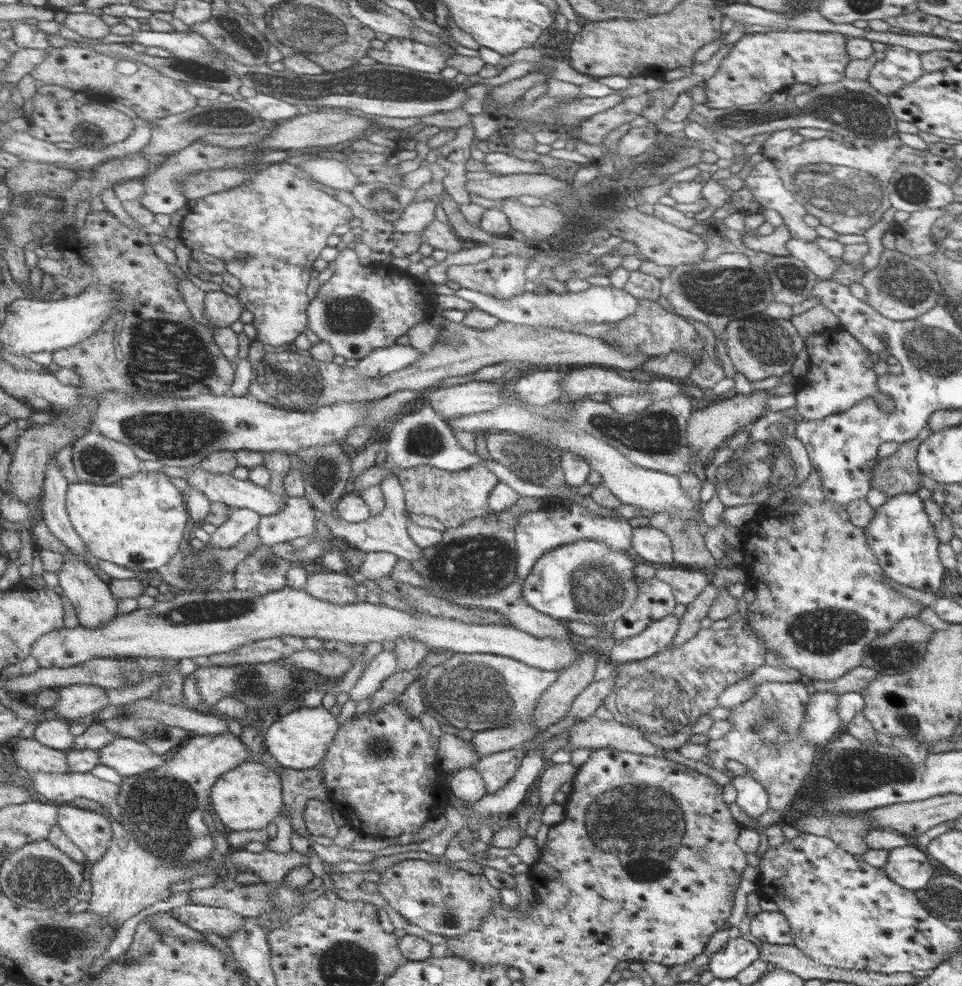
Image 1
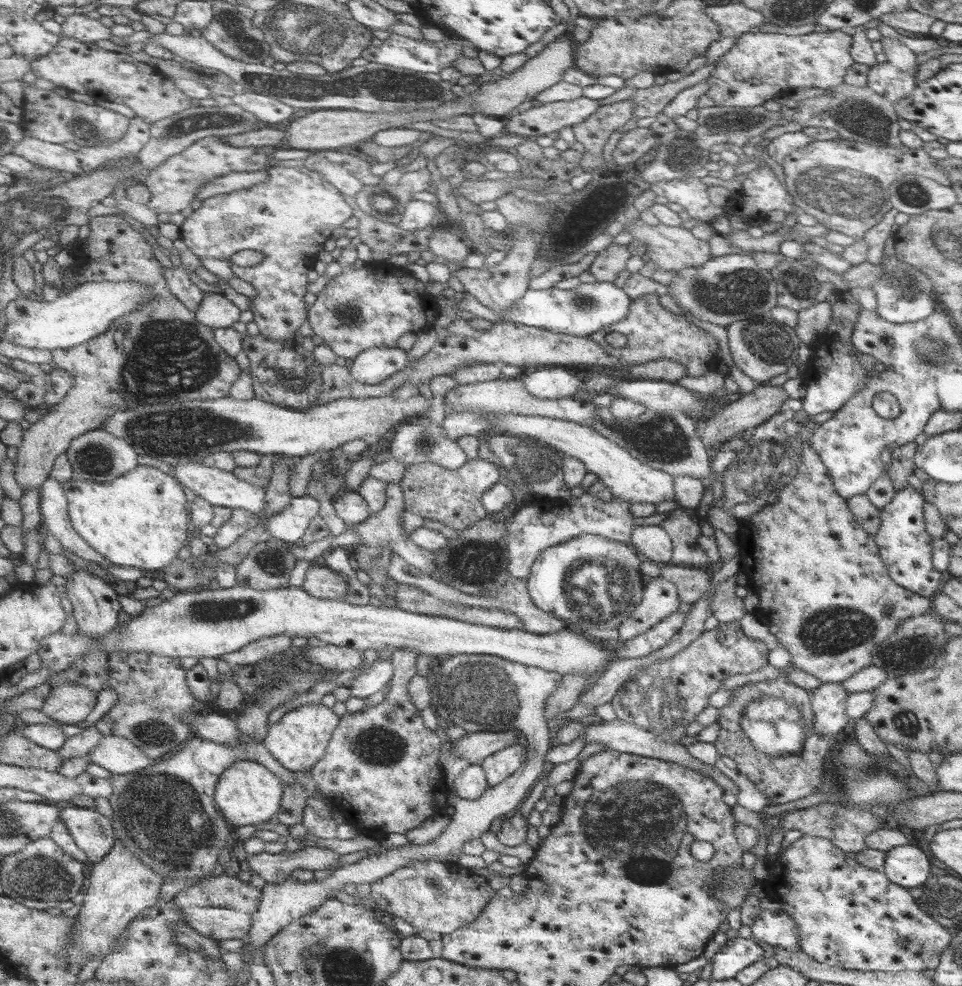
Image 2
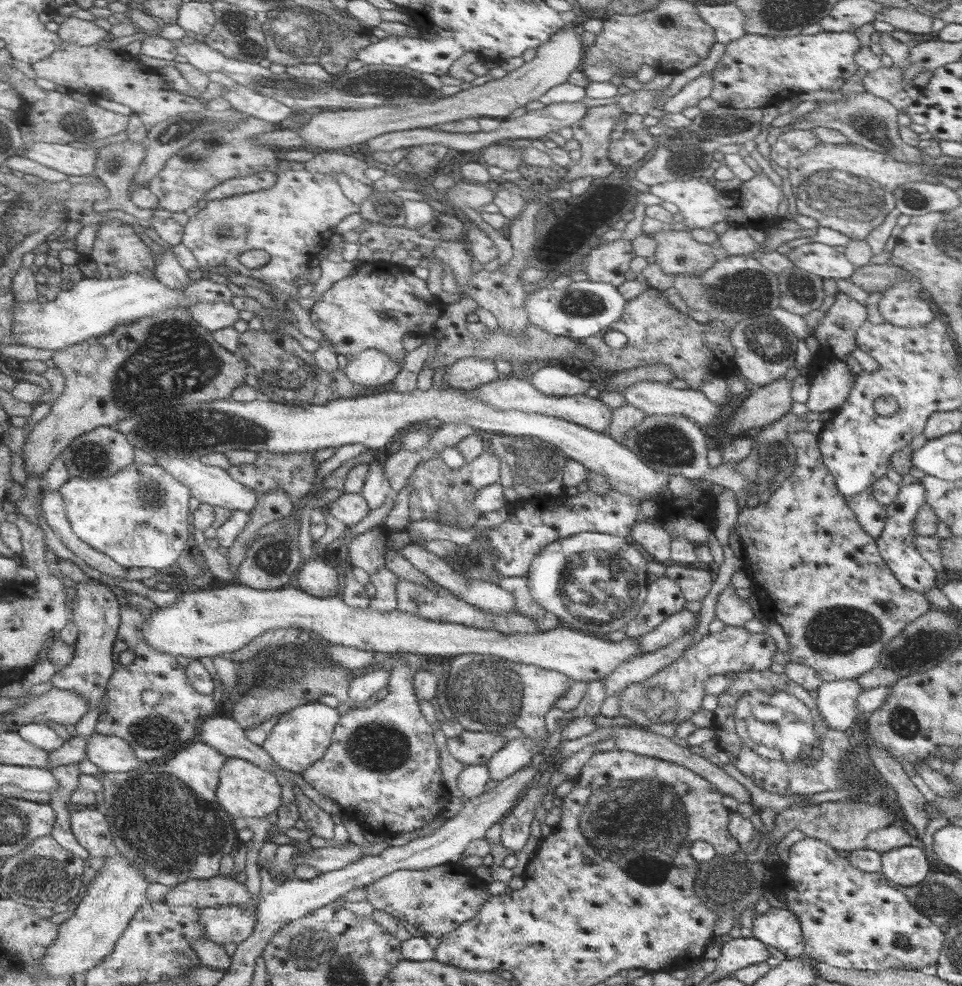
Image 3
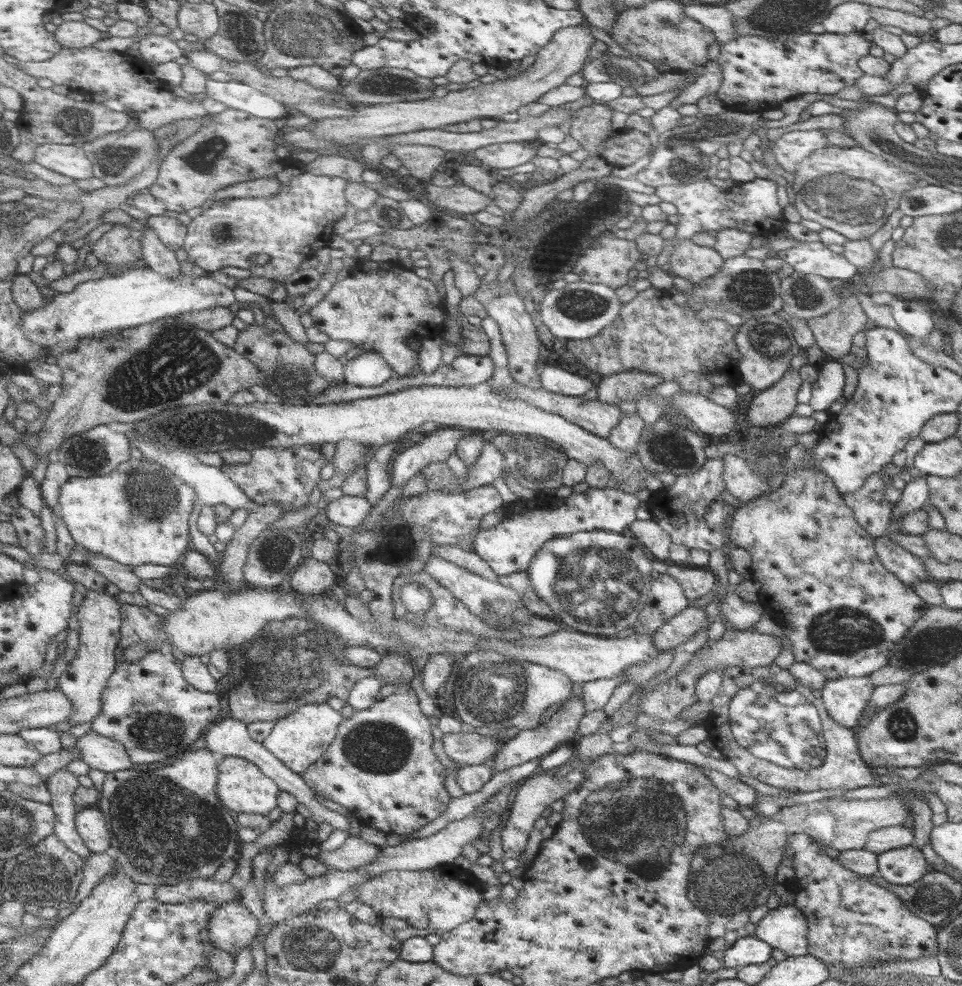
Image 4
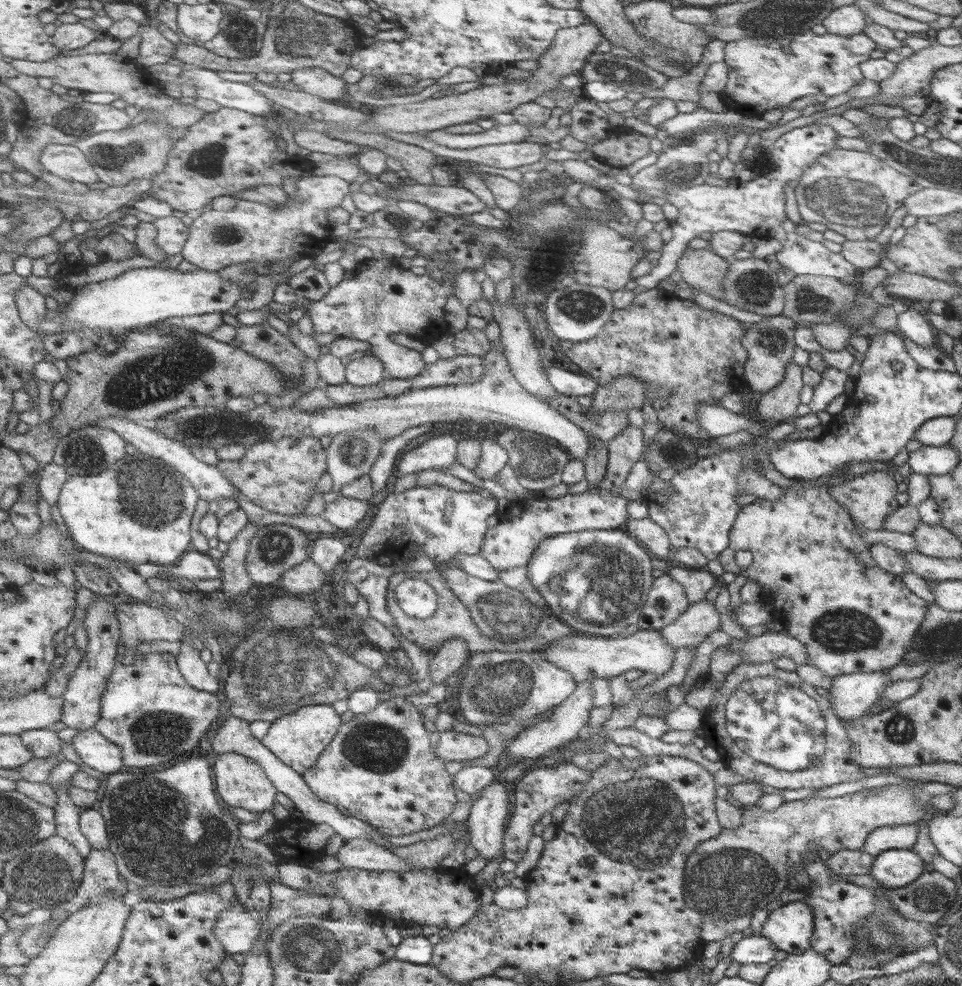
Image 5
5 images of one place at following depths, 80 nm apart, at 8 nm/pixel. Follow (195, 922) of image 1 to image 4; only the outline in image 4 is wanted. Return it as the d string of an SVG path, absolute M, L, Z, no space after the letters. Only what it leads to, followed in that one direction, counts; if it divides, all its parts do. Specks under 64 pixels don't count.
M241 900L228 902L213 912L210 932L216 947L228 952L239 952L255 942L262 926L260 918Z

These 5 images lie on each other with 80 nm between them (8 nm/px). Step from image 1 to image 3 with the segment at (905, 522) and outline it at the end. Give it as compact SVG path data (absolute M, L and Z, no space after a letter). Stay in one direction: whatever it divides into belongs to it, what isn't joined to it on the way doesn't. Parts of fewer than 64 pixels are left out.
M911 483L909 485L900 485L898 496L892 505L886 507L886 526L882 530L882 534L878 537L877 545L880 549L881 557L884 558L885 564L892 570L894 577L901 582L905 588L913 589L915 592L928 593L930 589L934 589L936 585L937 570L929 564L928 561L918 552L918 548L914 546L916 532L912 528L914 519L918 516L918 512L926 504L926 483Z

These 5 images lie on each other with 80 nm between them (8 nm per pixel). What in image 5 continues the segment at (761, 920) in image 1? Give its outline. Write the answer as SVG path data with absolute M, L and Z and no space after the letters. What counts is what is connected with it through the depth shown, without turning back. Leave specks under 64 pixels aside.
M803 900L793 901L769 910L760 934L789 955L802 954L812 947L813 922L809 904Z

